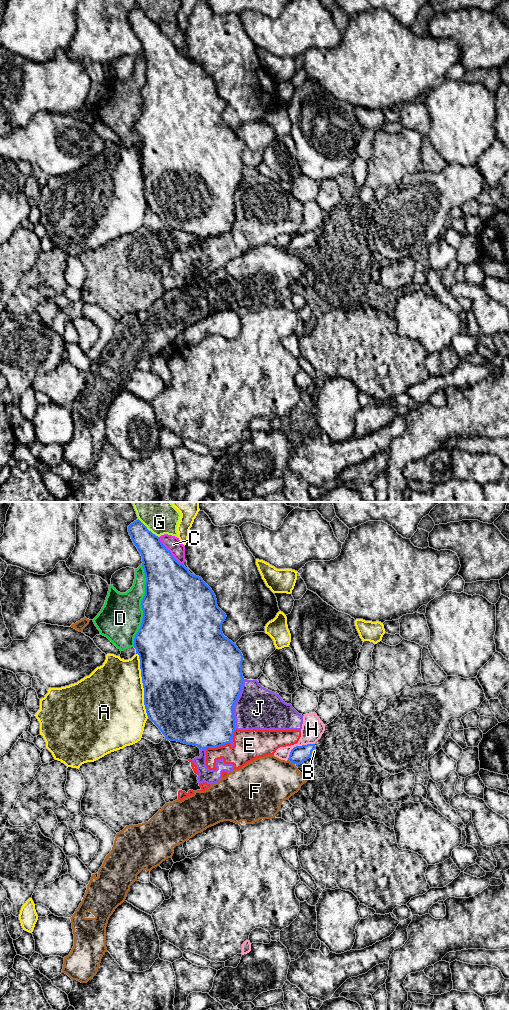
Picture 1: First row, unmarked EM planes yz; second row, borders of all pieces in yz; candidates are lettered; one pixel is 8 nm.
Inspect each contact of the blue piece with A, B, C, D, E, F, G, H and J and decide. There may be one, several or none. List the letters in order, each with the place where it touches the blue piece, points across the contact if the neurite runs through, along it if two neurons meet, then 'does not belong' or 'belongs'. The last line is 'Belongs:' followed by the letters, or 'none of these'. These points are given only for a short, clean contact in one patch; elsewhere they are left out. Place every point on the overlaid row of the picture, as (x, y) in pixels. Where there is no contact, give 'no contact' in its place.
A: meets blue in yz at (143, 685); does not belong
B: meets blue in yz at (311, 752); runs through yz (299, 754), (311, 752), (314, 751); belongs
C: meets blue in yz at (170, 552); does not belong
D: meets blue in yz at (141, 606); does not belong
E: meets blue in yz at (217, 746); does not belong
F: meets blue in yz at (291, 761); does not belong
G: meets blue in yz at (147, 529); does not belong
H: meets blue in yz at (298, 746); does not belong
J: meets blue in yz at (234, 704); does not belong
Belongs: B

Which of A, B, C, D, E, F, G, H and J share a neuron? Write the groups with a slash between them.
A / B / C / D / E J / F / G / H

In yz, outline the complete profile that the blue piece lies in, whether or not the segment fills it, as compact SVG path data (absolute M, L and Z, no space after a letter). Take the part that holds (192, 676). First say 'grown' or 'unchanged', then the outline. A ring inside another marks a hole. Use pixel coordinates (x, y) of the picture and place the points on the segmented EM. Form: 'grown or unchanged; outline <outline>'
unchanged; outline M138 519L128 526L128 532L134 545L142 556L142 566L145 573L145 595L141 601L143 618L139 631L134 638L134 648L139 655L141 677L144 688L144 705L148 718L159 728L165 739L177 741L187 745L197 746L199 749L217 748L230 743L234 735L235 717L234 705L242 690L244 677L242 674L243 655L235 643L223 635L222 624L226 614L218 607L217 599L212 589L199 576L193 575L189 570L180 564L171 552L162 544L160 537L153 534Z

